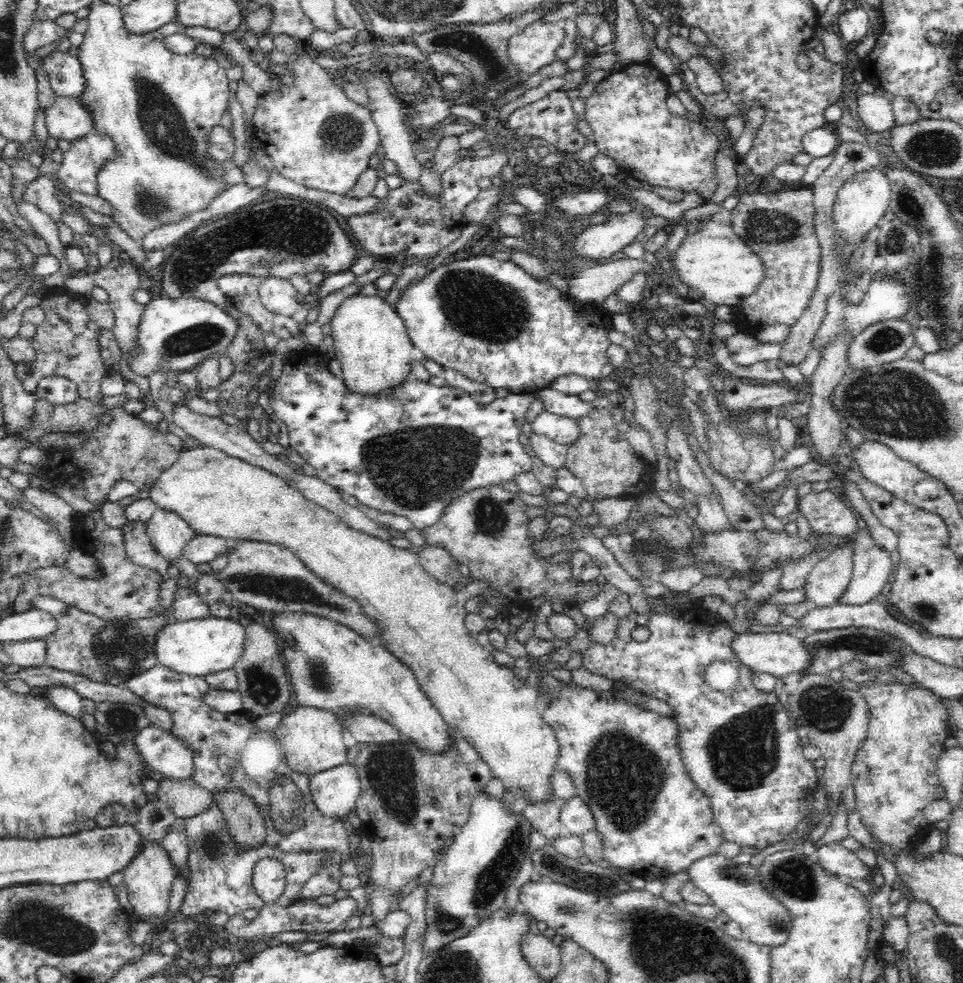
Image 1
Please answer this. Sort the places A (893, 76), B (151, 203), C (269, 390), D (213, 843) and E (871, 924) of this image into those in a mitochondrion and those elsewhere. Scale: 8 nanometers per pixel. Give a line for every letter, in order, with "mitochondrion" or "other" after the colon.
A: other
B: mitochondrion
C: other
D: mitochondrion
E: other

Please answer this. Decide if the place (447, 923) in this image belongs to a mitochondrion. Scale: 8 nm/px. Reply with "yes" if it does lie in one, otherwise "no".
yes

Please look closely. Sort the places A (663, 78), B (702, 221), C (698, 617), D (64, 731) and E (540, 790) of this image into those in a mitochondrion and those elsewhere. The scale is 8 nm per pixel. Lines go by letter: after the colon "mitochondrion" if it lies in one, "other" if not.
A: other
B: other
C: other
D: other
E: other

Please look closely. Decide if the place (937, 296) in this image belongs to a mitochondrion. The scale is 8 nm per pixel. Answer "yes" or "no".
yes

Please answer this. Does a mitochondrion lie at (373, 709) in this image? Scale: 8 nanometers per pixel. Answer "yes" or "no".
no

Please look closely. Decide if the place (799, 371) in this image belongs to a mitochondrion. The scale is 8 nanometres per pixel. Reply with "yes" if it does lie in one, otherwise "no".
no

